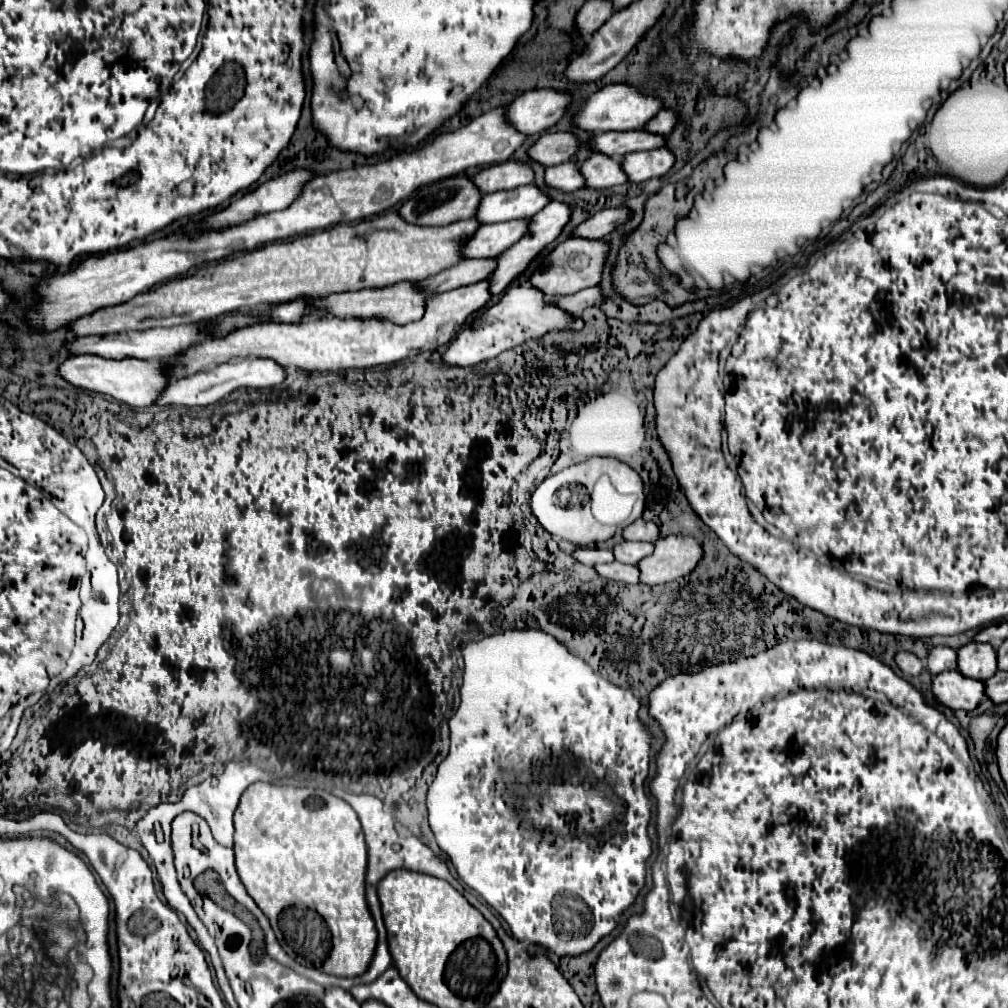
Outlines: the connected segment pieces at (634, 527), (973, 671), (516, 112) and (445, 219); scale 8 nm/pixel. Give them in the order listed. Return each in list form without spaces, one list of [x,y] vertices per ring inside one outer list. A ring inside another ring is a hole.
[[[639,518],[637,522],[625,526],[623,540],[641,540],[641,542],[657,542],[659,540],[659,528],[653,522],[647,522]]]
[[[969,642],[957,650],[957,670],[965,678],[985,682],[997,672],[997,654],[991,644]]]
[[[529,90],[505,108],[505,120],[521,134],[541,134],[553,126],[569,108],[571,96],[557,90]]]
[[[455,176],[455,178],[433,182],[413,192],[411,198],[403,202],[403,206],[399,208],[399,214],[401,218],[405,218],[405,222],[415,222],[417,226],[447,226],[449,222],[473,218],[479,200],[481,200],[481,192],[475,188],[475,184],[467,176]]]

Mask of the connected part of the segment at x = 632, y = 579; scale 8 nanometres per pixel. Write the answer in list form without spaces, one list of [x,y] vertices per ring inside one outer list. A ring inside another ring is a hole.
[[[611,562],[611,564],[597,564],[595,570],[603,578],[611,578],[611,580],[625,582],[625,584],[639,584],[639,570],[637,570],[637,566]]]

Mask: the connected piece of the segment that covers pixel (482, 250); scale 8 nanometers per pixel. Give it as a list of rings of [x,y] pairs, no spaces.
[[[509,220],[477,228],[465,246],[465,258],[495,258],[527,232],[527,220]]]

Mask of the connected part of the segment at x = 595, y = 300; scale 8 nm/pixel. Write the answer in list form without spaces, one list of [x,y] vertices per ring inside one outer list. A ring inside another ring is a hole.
[[[597,286],[585,288],[577,294],[571,294],[571,296],[553,298],[553,304],[561,306],[561,310],[565,310],[569,314],[579,314],[581,310],[585,310],[589,306],[599,306],[601,302],[603,302],[603,296],[601,296],[601,290]]]

